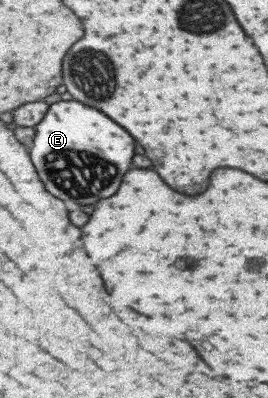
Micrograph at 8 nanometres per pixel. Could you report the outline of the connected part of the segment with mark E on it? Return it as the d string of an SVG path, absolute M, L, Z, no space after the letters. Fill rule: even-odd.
M61 100L48 105L44 116L33 129L34 138L27 155L44 188L62 202L88 206L100 198L106 198L116 192L122 174L130 168L134 140L102 112L77 100ZM84 138L92 138L92 166L100 166L100 172L90 170Z

